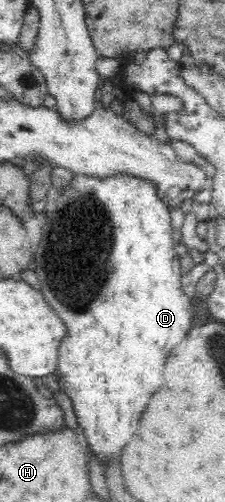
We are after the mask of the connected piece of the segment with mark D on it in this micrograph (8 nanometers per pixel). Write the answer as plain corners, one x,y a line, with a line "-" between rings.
76,175
73,183
69,183
59,193
57,200
48,202
43,210
45,225
43,226
41,245
35,255
35,273
39,275
41,281
41,293
45,295
47,303
55,309
55,313
63,319
67,325
67,335
61,342
58,349
58,368
56,373
62,375
63,383
61,389
71,399
74,409
78,430
81,434
81,440
85,444
86,451
93,455
104,468
109,462
117,457
121,457
123,447
129,443
133,433
139,429
139,419
151,401
153,393
161,389
163,379
161,379
161,369
175,345
185,339
185,335
191,329
191,322
194,318
194,304
182,290
181,280
183,271
180,267
180,259
174,248
174,241
171,238
171,218
169,218
170,207
166,206
157,194
155,186
151,181
140,181
135,177
117,175
117,177
107,177
99,179
85,175

